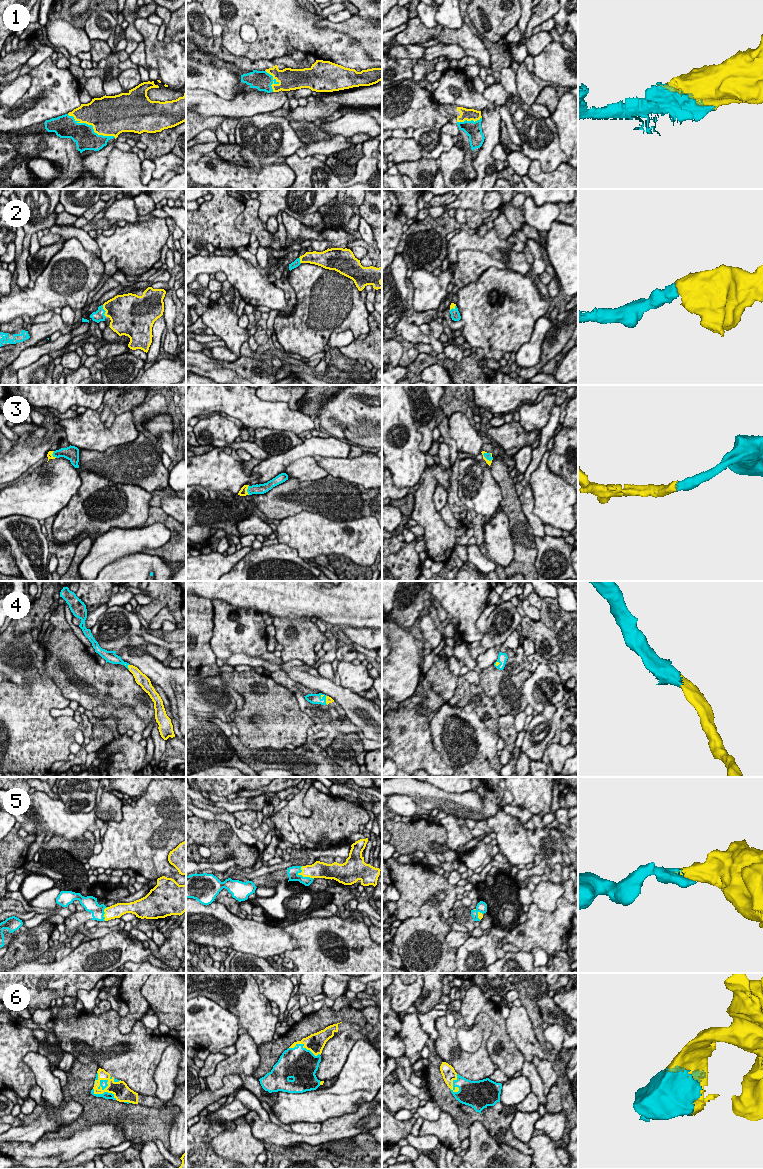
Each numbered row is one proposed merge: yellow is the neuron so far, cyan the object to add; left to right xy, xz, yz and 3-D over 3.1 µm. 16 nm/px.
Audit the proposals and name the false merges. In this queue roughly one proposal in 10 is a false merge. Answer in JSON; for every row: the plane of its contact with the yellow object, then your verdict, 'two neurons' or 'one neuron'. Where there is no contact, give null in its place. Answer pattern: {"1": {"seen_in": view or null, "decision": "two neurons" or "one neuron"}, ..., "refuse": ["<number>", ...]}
{"1": {"seen_in": "xy", "decision": "one neuron"}, "2": {"seen_in": "xy", "decision": "one neuron"}, "3": {"seen_in": "xz", "decision": "one neuron"}, "4": {"seen_in": "xy", "decision": "one neuron"}, "5": {"seen_in": "xz", "decision": "one neuron"}, "6": {"seen_in": "xy", "decision": "one neuron"}, "refuse": []}

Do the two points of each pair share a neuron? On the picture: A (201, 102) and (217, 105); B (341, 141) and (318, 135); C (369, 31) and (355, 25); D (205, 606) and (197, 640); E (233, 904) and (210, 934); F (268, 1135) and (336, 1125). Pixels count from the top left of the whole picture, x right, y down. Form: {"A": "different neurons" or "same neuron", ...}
{"A": "same neuron", "B": "different neurons", "C": "same neuron", "D": "same neuron", "E": "different neurons", "F": "same neuron"}

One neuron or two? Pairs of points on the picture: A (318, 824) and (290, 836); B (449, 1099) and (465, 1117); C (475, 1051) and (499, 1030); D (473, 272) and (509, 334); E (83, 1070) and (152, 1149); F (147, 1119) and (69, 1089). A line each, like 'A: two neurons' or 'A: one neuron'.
A: two neurons
B: one neuron
C: two neurons
D: two neurons
E: two neurons
F: one neuron

